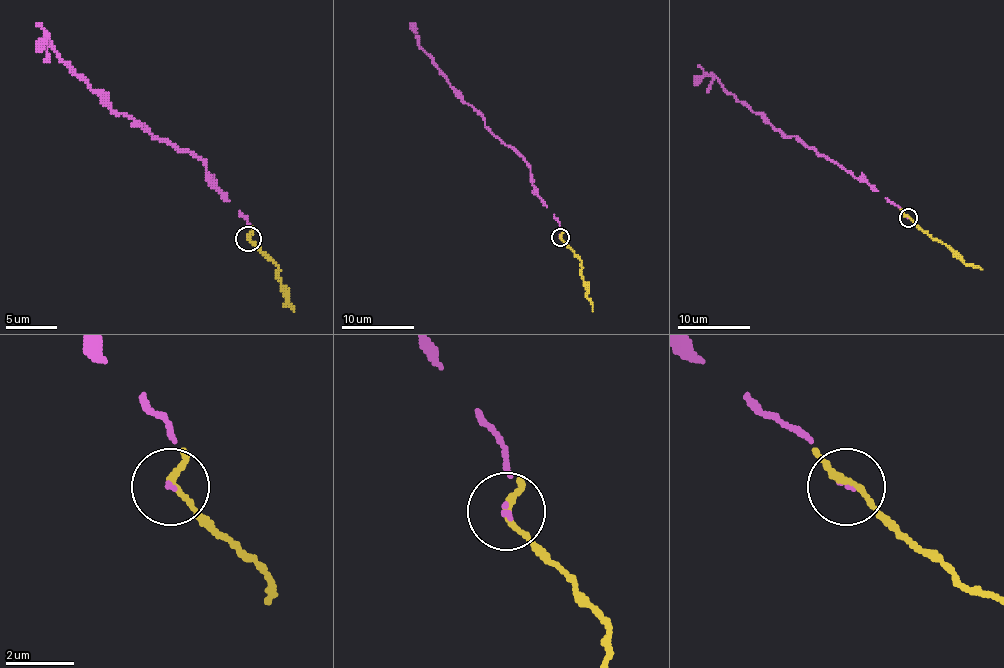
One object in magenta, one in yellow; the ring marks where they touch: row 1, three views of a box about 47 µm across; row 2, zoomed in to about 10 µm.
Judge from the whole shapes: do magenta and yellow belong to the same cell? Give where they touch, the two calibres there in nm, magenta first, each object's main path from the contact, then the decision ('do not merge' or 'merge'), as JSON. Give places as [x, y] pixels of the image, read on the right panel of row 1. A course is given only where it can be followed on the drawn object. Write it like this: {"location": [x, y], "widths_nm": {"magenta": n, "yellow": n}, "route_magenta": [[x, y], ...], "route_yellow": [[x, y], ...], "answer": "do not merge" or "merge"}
{"location": [908, 218], "widths_nm": {"magenta": 80, "yellow": 180}, "route_magenta": [[907, 218], [865, 182], [809, 149], [796, 136], [774, 129], [716, 78], [703, 76], [694, 85]], "route_yellow": [[907, 216], [933, 238], [946, 244], [967, 265], [982, 269]], "answer": "merge"}

